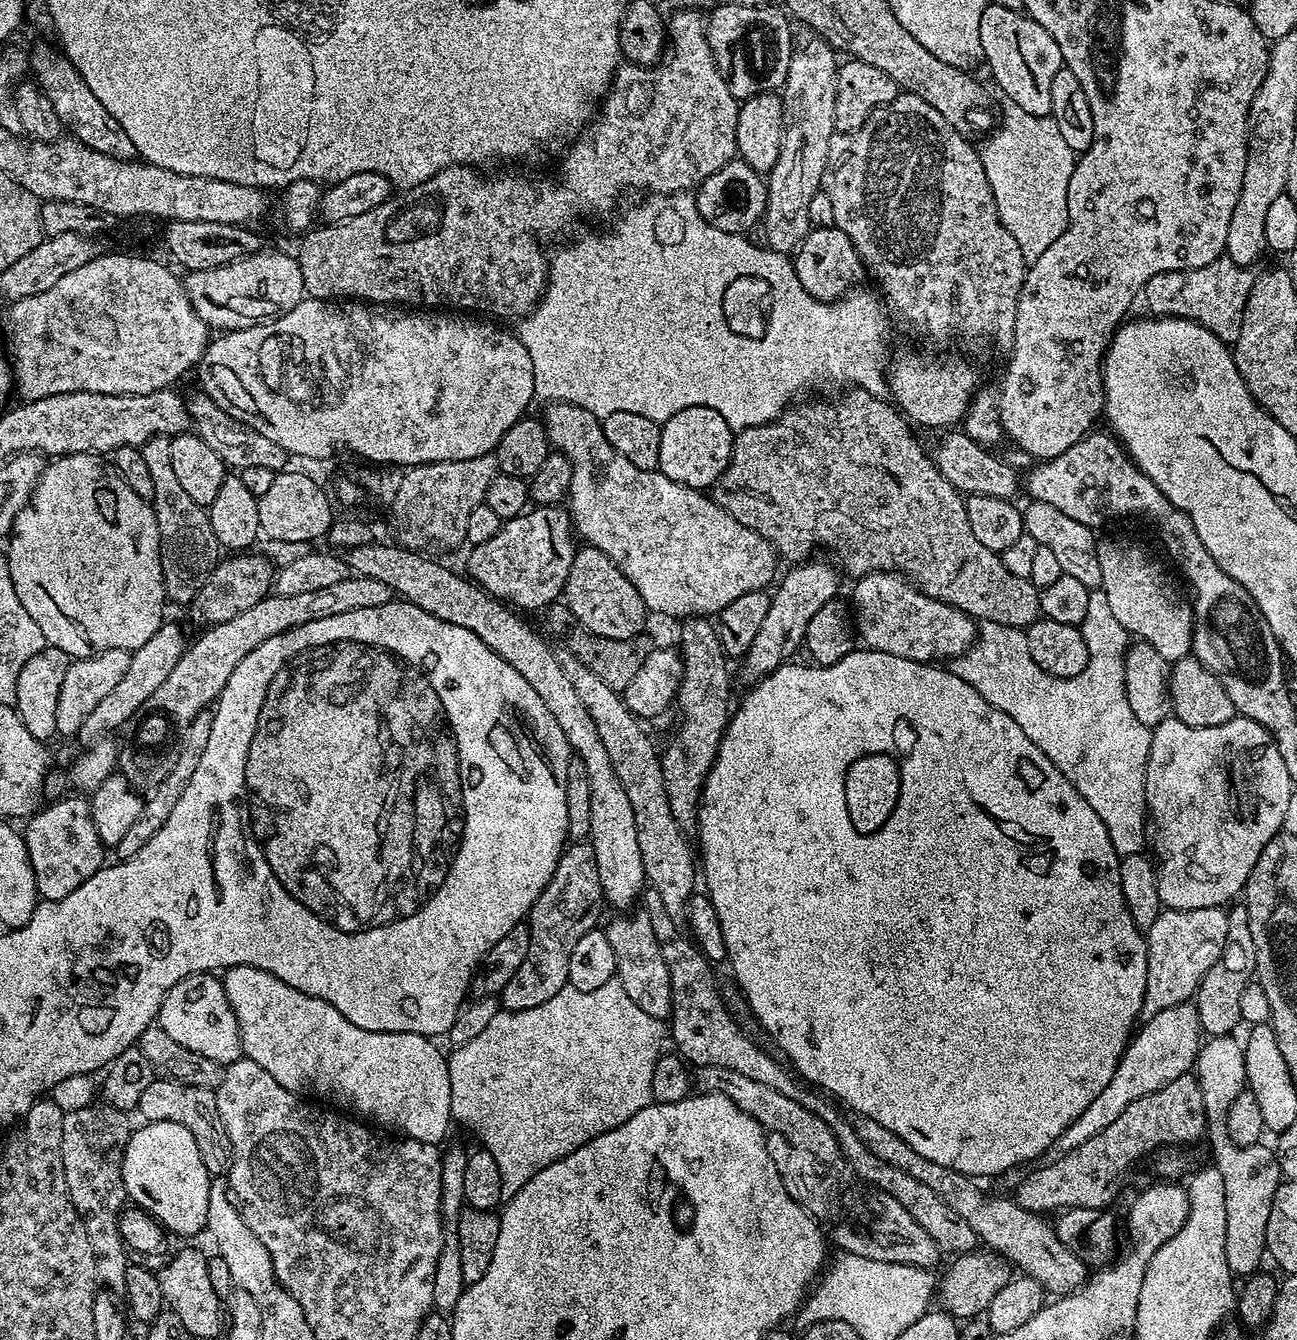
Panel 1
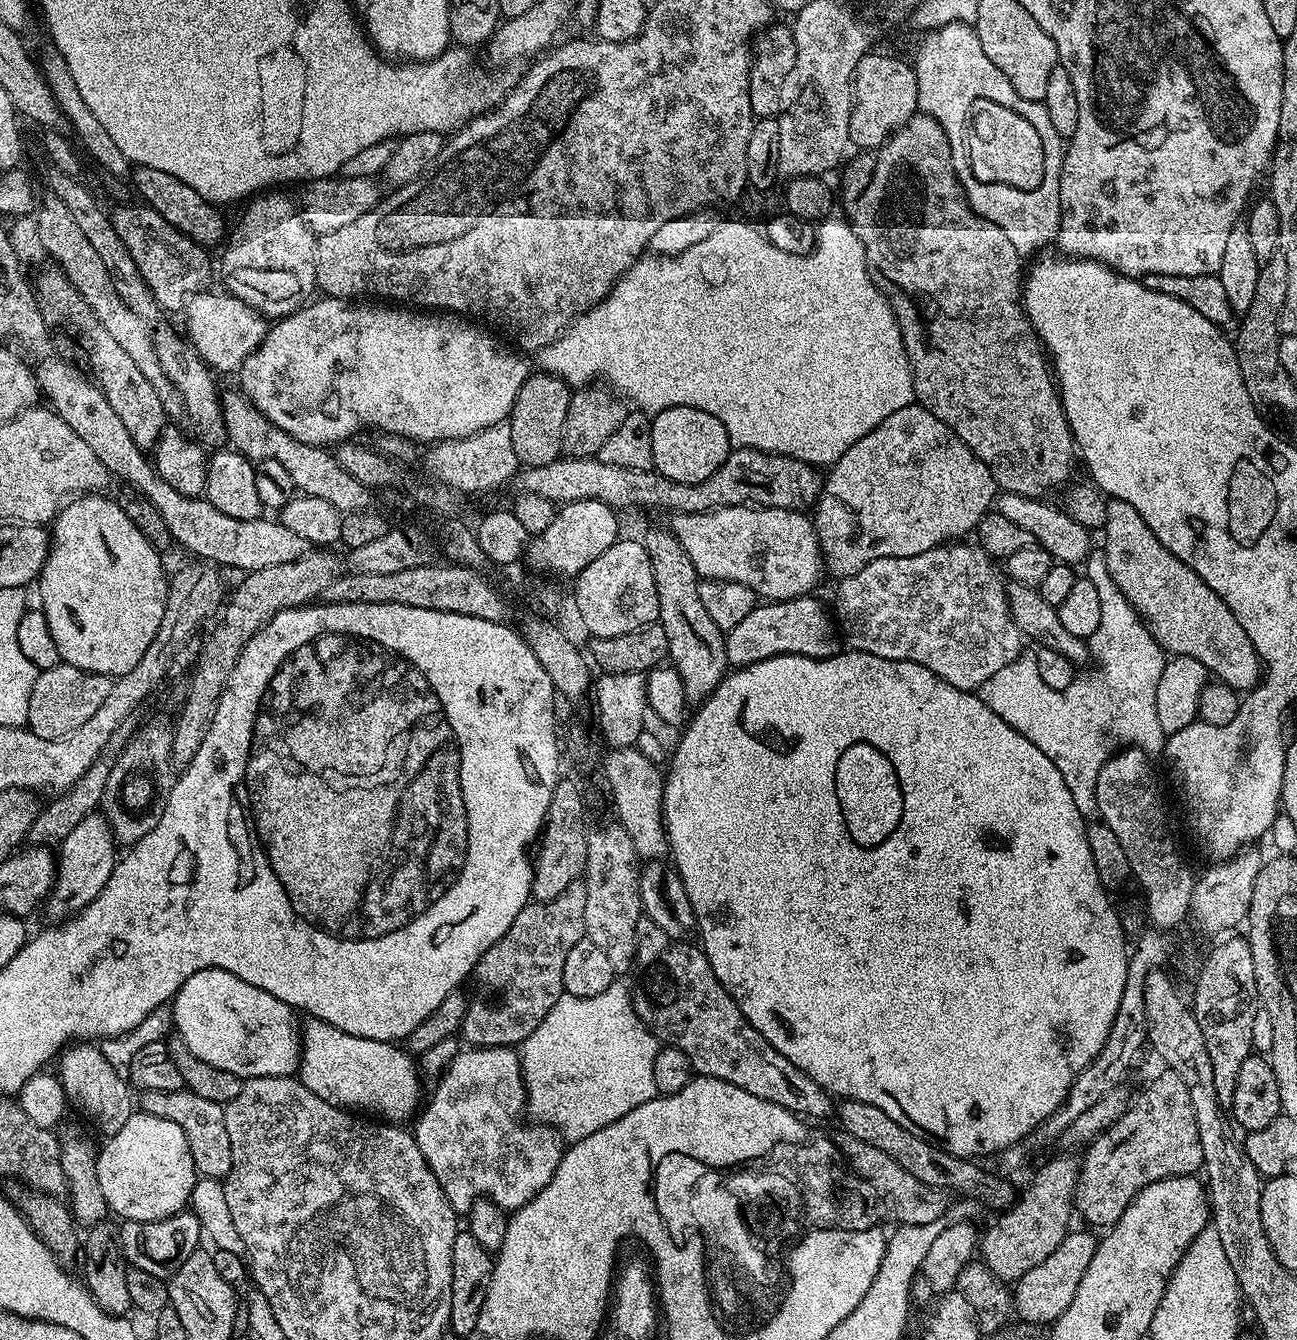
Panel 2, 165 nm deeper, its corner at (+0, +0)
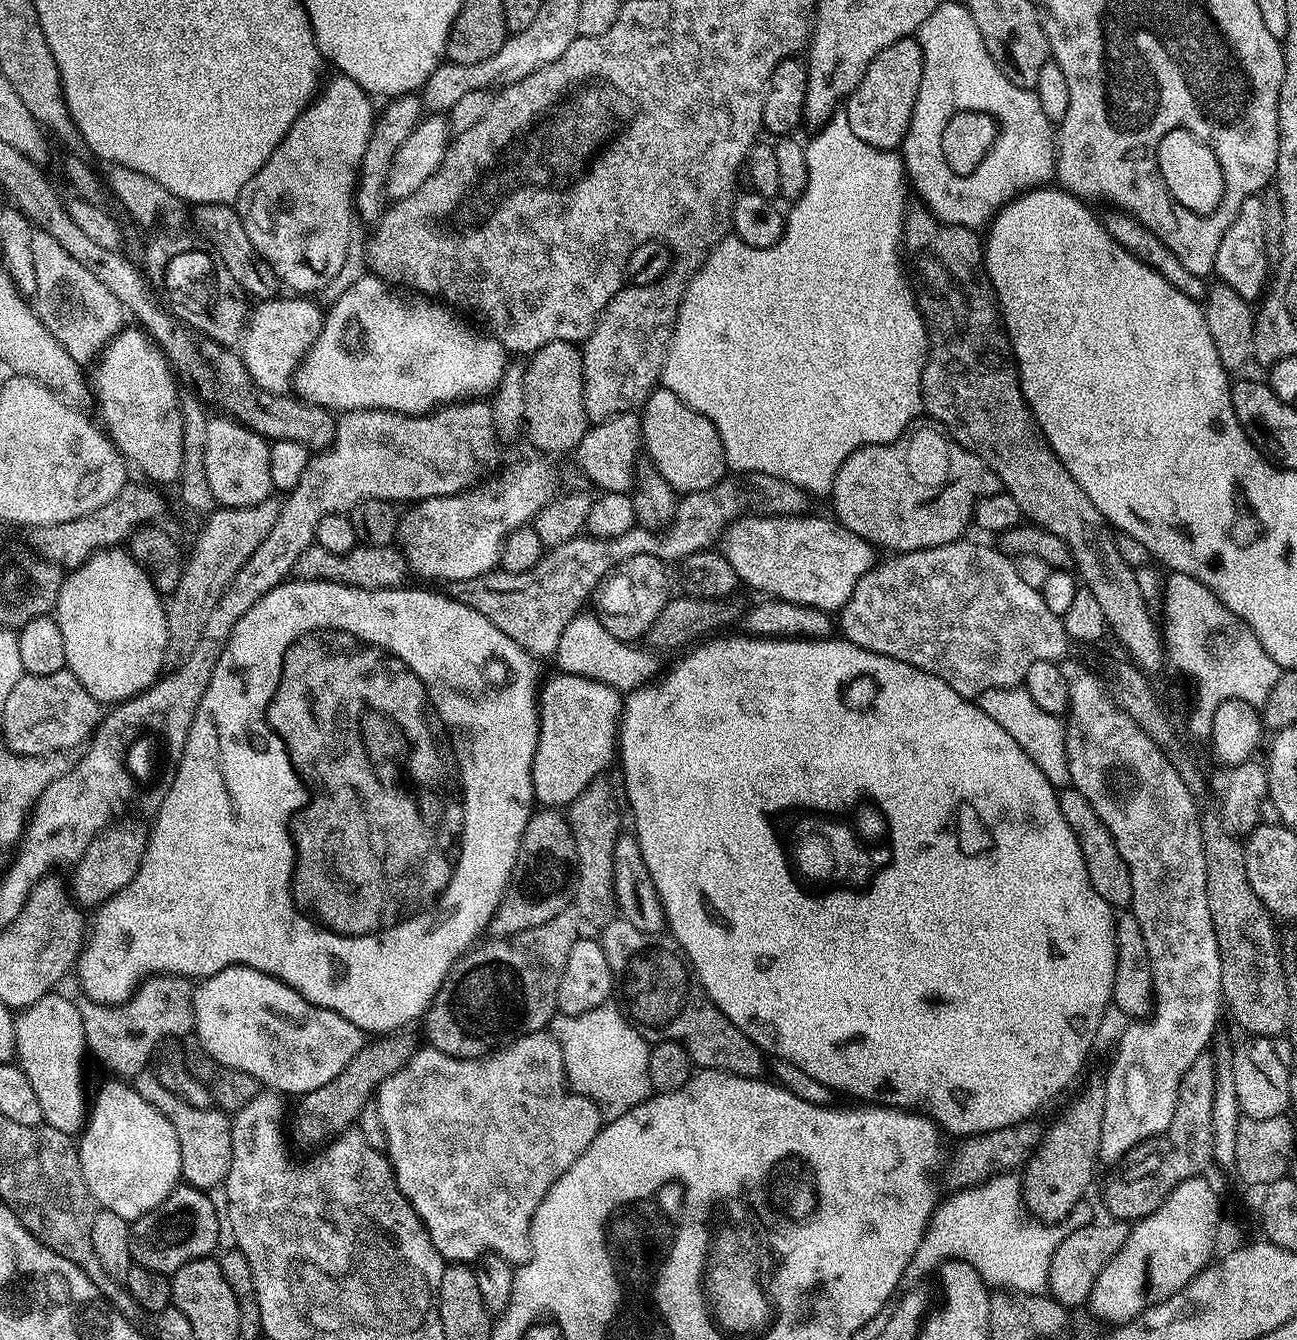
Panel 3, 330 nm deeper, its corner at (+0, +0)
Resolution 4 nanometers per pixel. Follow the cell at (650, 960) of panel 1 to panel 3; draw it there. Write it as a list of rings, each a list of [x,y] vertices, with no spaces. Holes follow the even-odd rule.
[[[601,778],[590,782],[590,786],[586,786],[586,790],[582,790],[582,794],[578,794],[578,798],[574,798],[574,802],[566,808],[568,825],[574,834],[574,846],[578,850],[574,907],[581,917],[588,919],[589,916],[597,926],[609,924],[618,912],[612,879],[614,878],[614,846],[616,839],[622,834],[622,828],[620,828],[620,808],[616,805],[616,796],[606,781],[607,779]]]

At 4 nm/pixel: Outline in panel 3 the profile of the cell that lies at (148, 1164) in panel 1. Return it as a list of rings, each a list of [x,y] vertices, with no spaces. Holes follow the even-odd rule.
[[[109,1078],[90,1100],[87,1123],[78,1136],[80,1169],[100,1208],[134,1222],[154,1210],[181,1183],[174,1126],[120,1078]]]

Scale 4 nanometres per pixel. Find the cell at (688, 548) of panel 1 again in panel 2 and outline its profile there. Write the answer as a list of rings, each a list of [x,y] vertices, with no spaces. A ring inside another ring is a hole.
[[[714,508],[698,514],[675,513],[671,517],[670,531],[682,542],[682,550],[690,554],[696,575],[705,580],[729,580],[750,586],[757,597],[765,601],[786,601],[807,597],[815,593],[820,575],[825,575],[824,555],[820,552],[820,540],[816,537],[816,525],[803,511],[794,508]]]

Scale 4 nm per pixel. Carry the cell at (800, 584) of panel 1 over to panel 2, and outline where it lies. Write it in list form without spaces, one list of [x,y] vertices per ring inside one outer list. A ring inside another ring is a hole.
[[[918,403],[894,410],[870,434],[858,438],[842,458],[827,469],[814,505],[816,537],[824,555],[824,567],[836,578],[858,574],[862,566],[878,558],[910,558],[926,550],[959,541],[975,533],[982,518],[993,511],[998,485],[990,470],[930,410]]]

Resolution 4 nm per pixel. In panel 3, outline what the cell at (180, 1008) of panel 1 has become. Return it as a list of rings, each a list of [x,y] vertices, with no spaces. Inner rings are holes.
[[[241,964],[203,977],[195,985],[193,1029],[201,1050],[214,1062],[230,1066],[230,1070],[242,1070],[242,1074],[250,1074],[250,1078],[257,1080],[265,1089],[294,1098],[304,1097],[337,1077],[366,1043],[365,1032],[354,1026],[354,1022],[346,1022],[342,1014],[314,1006],[306,1002],[298,990],[286,986],[278,978]]]

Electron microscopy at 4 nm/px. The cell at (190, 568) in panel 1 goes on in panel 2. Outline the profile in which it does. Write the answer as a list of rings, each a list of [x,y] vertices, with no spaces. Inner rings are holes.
[[[51,266],[51,268],[42,269],[37,274],[36,280],[34,276],[34,291],[39,303],[49,313],[52,311],[68,327],[69,334],[76,339],[77,346],[84,351],[84,356],[92,367],[91,375],[95,383],[104,391],[105,398],[110,402],[114,414],[118,414],[122,426],[126,426],[130,438],[134,438],[134,442],[142,450],[155,449],[158,438],[166,427],[166,415],[162,401],[158,398],[157,391],[151,386],[149,379],[134,366],[134,361],[126,354],[126,350],[122,350],[114,342],[113,335],[106,330],[105,326],[102,326],[60,267]]]

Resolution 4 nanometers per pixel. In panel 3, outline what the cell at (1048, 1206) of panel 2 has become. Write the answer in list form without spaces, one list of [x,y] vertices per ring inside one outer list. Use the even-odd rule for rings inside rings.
[[[1103,1087],[1088,1088],[1081,1096],[1074,1097],[1065,1106],[1060,1120],[1054,1121],[1052,1129],[1041,1135],[1039,1146],[1022,1169],[1024,1204],[1035,1219],[1059,1225],[1085,1199],[1100,1160],[1103,1109]]]

